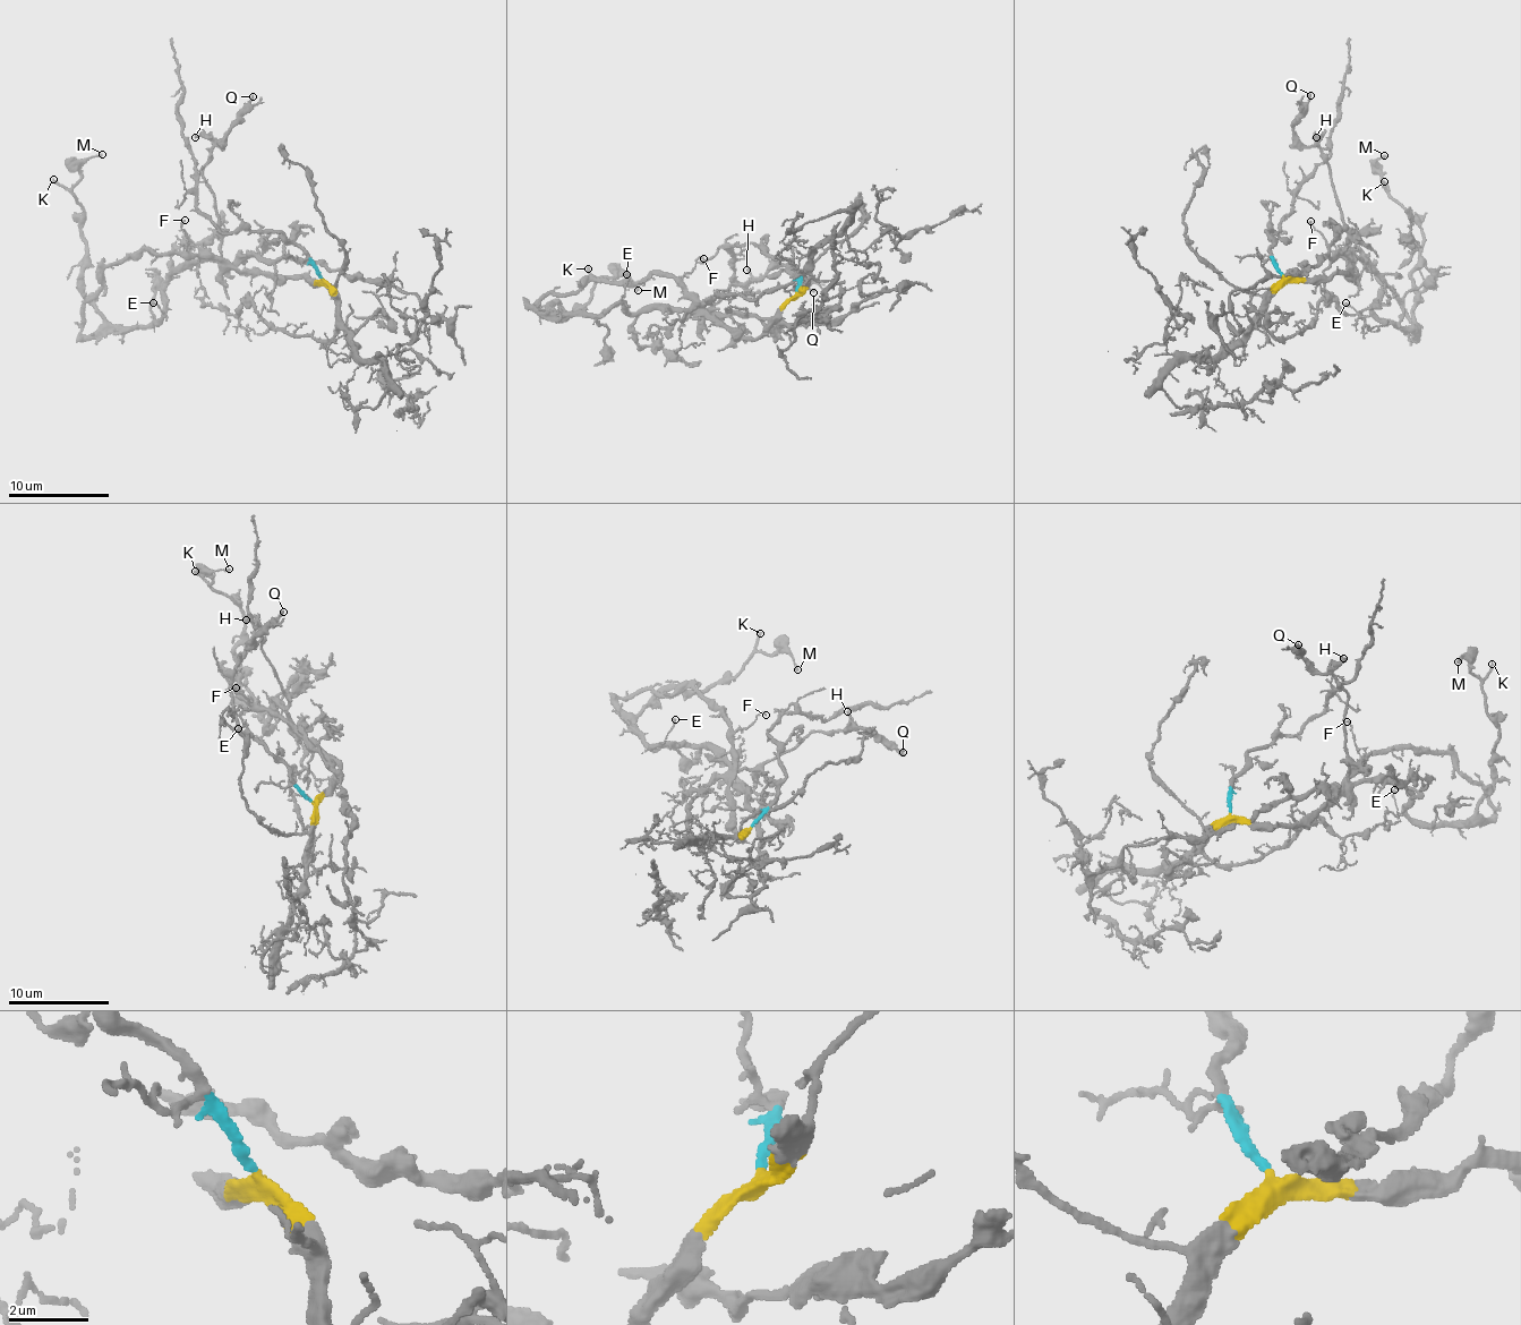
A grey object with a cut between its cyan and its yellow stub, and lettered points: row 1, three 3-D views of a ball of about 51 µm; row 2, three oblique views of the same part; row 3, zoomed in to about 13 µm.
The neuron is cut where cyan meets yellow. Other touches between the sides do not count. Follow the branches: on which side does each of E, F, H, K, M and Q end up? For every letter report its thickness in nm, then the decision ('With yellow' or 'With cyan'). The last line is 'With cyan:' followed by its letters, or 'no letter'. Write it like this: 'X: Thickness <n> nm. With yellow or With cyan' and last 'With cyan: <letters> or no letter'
E: Thickness 140 nm. With yellow
F: Thickness 110 nm. With yellow
H: Thickness 170 nm. With yellow
K: Thickness 200 nm. With yellow
M: Thickness 150 nm. With yellow
Q: Thickness 160 nm. With yellow
With cyan: no letter

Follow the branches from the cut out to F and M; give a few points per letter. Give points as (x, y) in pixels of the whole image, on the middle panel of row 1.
F: (797, 291), (761, 335), (736, 338), (705, 318), (685, 289), (684, 274), (691, 272), (695, 259), (703, 259)
M: (797, 291), (757, 338), (692, 309), (558, 316), (547, 305), (574, 315), (599, 278), (638, 291)

